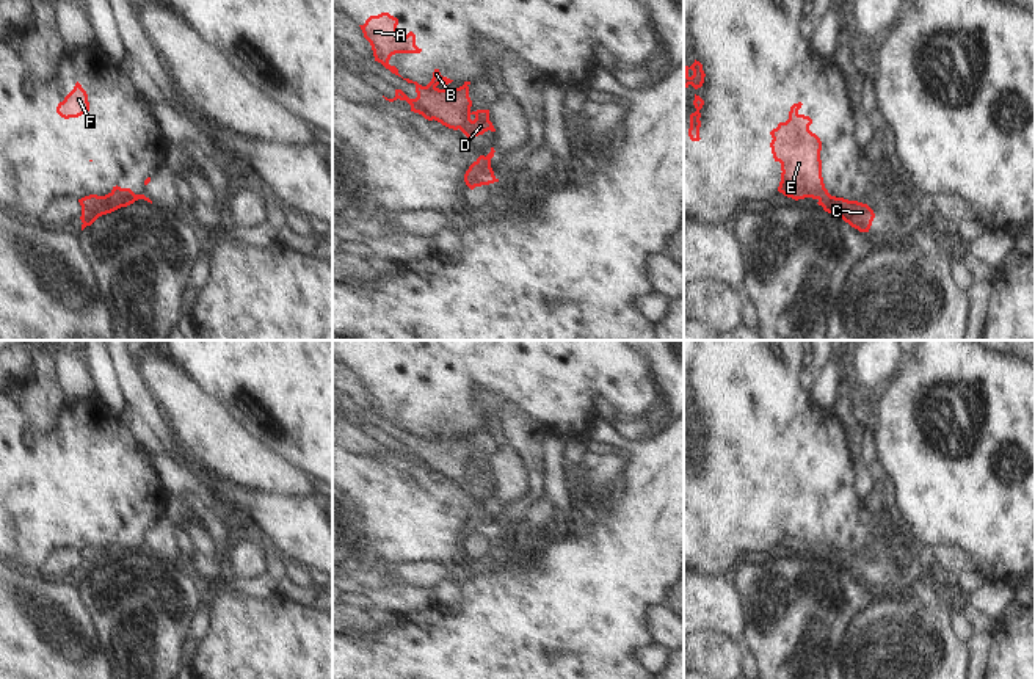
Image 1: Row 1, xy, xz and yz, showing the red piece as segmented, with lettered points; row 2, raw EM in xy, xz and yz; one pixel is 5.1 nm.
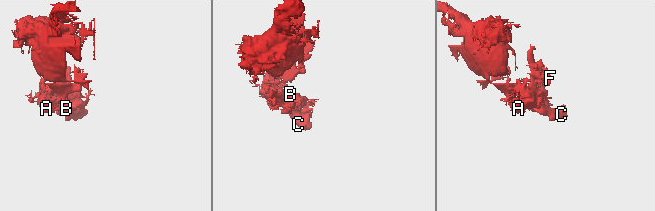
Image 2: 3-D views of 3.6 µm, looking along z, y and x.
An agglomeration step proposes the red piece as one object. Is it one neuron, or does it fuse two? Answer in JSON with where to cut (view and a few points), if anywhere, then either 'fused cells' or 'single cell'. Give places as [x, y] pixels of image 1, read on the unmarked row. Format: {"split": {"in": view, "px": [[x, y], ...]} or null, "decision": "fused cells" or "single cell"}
{"split": {"in": "xy", "px": [[112, 543], [132, 549], [137, 546]]}, "decision": "fused cells"}

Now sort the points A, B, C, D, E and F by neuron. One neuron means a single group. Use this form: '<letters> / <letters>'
A B D E F / C

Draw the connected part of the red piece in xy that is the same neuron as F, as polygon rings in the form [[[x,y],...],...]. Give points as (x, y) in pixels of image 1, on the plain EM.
[[[77,433],[74,441],[64,448],[63,453],[58,455],[56,464],[64,469],[78,469],[89,463],[88,445]]]

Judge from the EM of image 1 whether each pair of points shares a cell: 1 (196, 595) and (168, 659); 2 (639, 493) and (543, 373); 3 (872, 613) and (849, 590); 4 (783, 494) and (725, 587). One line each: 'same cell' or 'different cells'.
1: same cell
2: different cells
3: different cells
4: different cells

